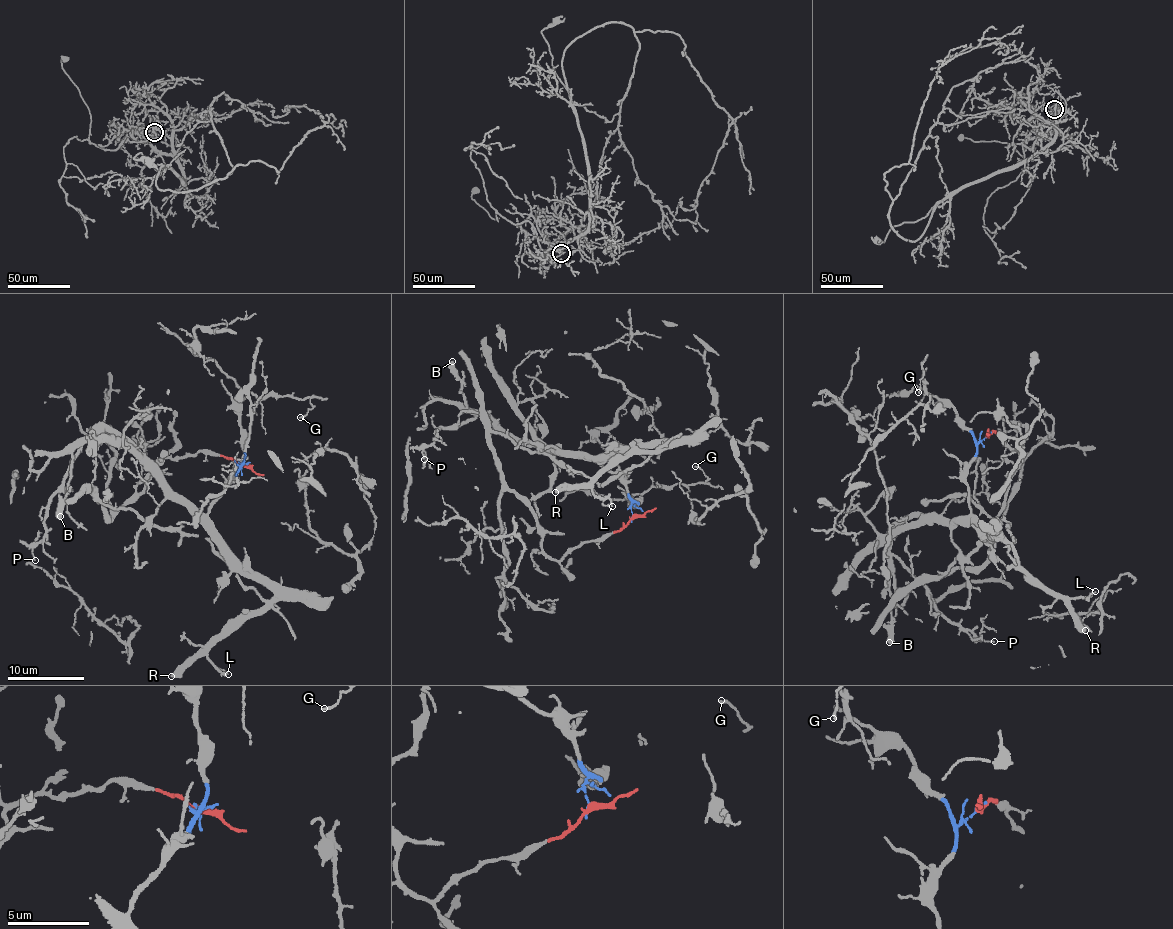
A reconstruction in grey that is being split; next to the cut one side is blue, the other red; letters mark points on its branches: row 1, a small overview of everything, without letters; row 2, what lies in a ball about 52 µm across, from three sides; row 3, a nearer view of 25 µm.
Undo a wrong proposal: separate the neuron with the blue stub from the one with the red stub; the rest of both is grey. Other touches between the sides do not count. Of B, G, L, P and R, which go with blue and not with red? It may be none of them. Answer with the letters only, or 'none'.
B, G, L, P, R

